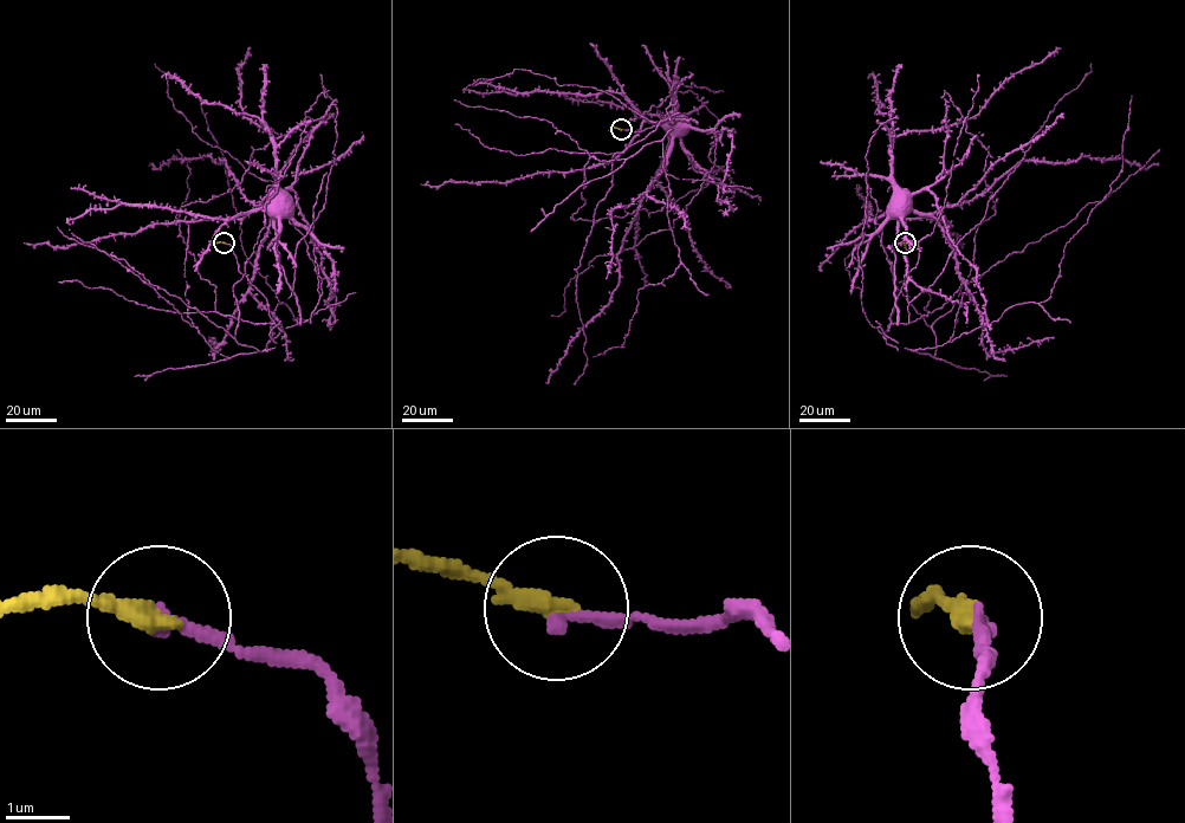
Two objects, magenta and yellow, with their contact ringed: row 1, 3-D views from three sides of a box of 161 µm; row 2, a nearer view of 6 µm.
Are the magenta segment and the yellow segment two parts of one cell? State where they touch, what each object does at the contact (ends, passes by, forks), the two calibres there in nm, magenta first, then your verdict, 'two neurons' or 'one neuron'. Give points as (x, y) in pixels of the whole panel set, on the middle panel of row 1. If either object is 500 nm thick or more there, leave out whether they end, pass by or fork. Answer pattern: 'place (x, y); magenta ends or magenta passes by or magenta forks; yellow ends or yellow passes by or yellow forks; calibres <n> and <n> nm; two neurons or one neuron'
place (621, 129); magenta ends; yellow ends; calibres 220 and 320 nm; one neuron

